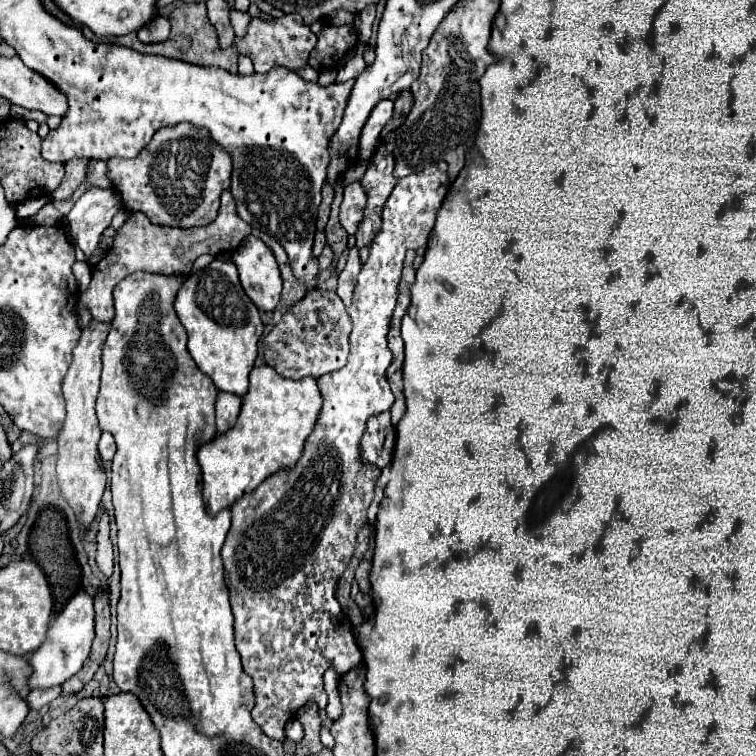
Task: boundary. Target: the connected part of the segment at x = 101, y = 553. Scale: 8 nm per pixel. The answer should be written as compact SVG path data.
M103 510L99 518L99 532L96 536L97 554L96 562L99 569L107 578L111 577L114 568L113 544L109 540L109 512Z

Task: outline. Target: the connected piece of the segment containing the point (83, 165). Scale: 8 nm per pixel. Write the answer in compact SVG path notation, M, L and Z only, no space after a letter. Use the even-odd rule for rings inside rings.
M69 160L69 162L65 162L65 178L63 178L63 184L59 184L59 188L53 192L53 198L55 200L71 198L73 192L85 182L87 168L89 168L89 160Z

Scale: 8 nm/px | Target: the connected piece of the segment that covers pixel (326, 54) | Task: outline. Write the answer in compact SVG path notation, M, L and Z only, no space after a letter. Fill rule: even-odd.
M327 26L319 32L315 52L311 52L311 66L317 70L335 68L345 58L349 48L355 46L357 36L351 26Z

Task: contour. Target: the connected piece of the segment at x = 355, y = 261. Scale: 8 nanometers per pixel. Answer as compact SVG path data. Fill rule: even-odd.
M353 246L353 248L349 250L347 266L345 266L345 270L339 274L339 284L337 284L337 296L343 300L345 306L351 306L351 294L353 294L353 286L355 286L355 280L357 280L359 270L361 270L359 250Z

